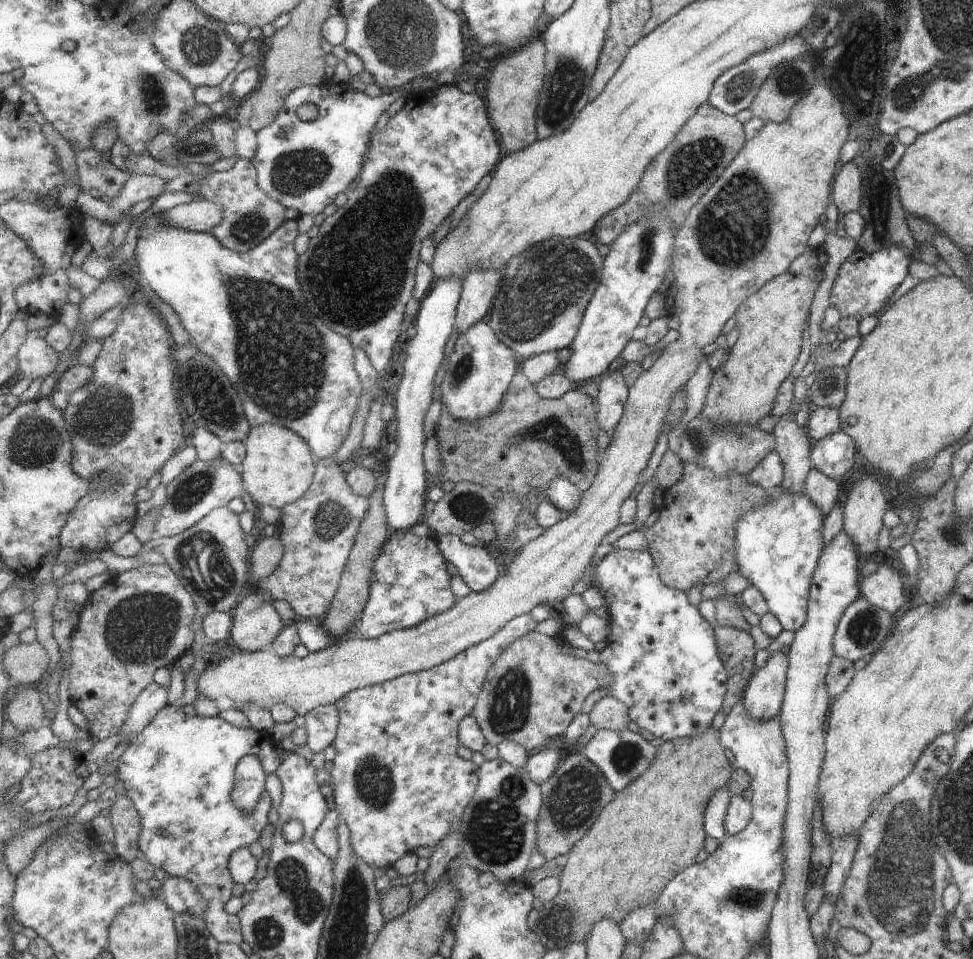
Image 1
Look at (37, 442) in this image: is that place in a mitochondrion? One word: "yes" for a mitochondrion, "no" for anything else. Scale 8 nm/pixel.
yes

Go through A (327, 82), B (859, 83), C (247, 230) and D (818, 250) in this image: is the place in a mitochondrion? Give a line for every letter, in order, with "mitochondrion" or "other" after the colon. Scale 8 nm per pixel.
A: other
B: mitochondrion
C: mitochondrion
D: other

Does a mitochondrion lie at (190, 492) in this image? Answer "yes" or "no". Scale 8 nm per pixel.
yes

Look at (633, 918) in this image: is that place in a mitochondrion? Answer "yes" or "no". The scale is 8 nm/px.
no

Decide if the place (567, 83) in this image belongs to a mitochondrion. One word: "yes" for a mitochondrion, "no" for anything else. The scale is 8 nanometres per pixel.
yes

